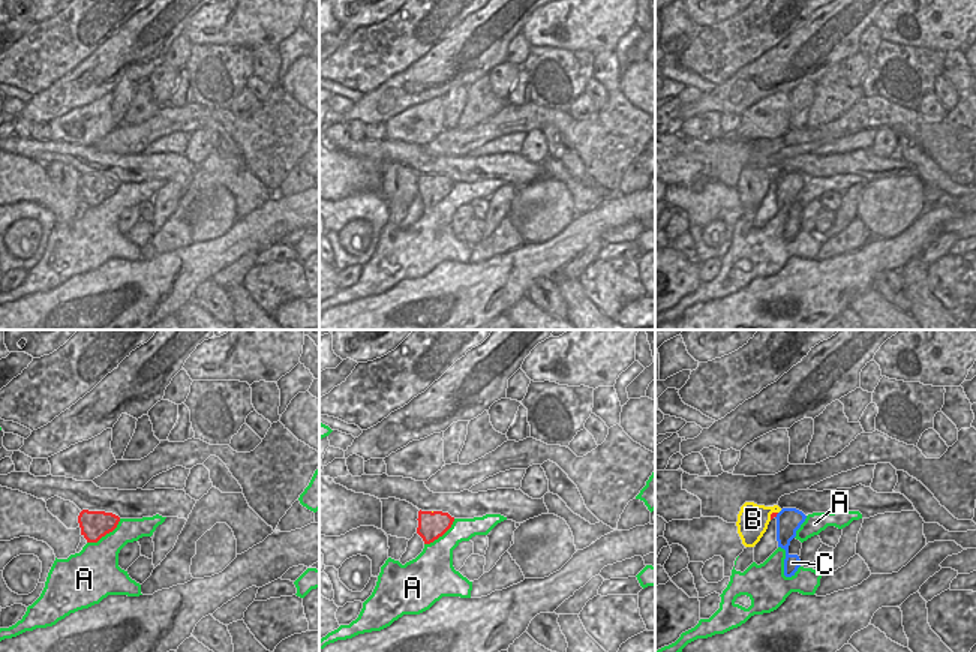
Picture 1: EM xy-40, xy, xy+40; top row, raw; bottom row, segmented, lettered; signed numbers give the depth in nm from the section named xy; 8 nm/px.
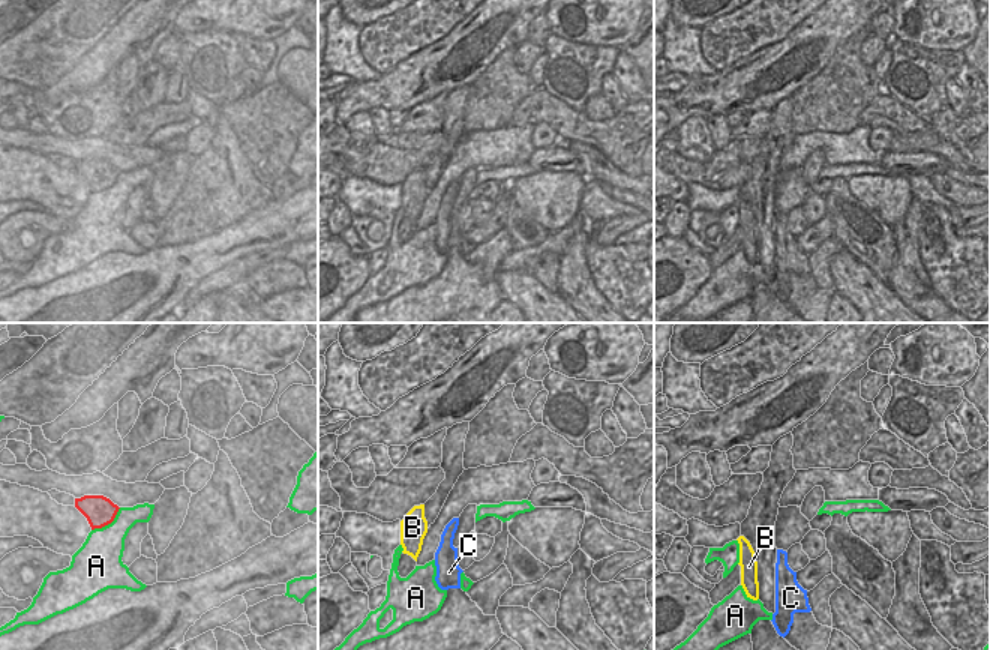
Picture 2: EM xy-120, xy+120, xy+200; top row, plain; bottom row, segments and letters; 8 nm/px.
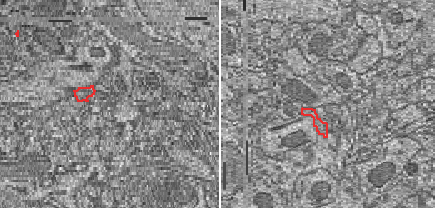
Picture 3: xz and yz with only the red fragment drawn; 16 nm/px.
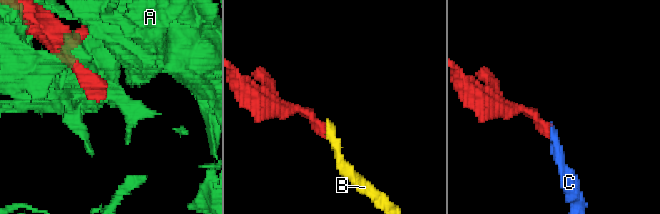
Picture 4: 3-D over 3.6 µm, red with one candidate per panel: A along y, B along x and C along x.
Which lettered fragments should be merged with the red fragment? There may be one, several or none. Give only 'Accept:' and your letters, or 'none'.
Accept: C

